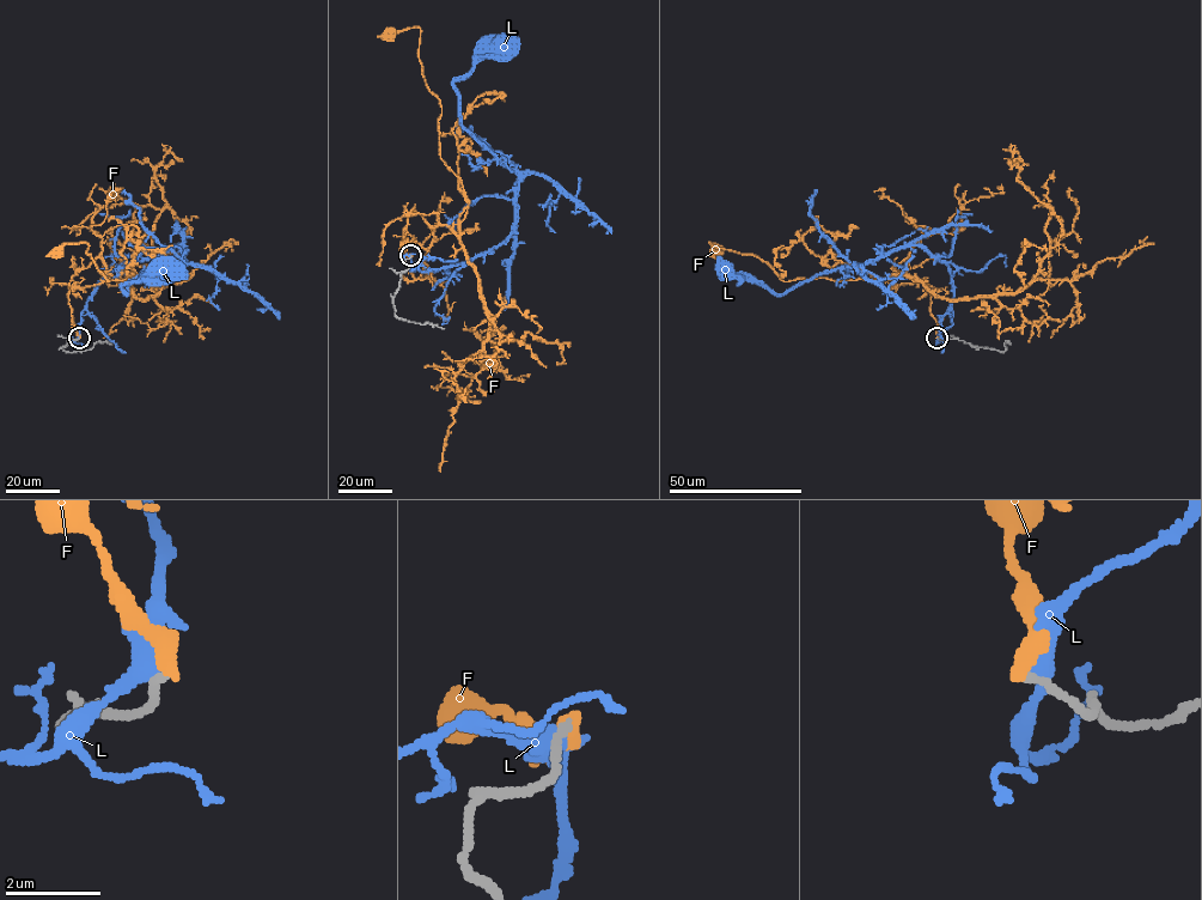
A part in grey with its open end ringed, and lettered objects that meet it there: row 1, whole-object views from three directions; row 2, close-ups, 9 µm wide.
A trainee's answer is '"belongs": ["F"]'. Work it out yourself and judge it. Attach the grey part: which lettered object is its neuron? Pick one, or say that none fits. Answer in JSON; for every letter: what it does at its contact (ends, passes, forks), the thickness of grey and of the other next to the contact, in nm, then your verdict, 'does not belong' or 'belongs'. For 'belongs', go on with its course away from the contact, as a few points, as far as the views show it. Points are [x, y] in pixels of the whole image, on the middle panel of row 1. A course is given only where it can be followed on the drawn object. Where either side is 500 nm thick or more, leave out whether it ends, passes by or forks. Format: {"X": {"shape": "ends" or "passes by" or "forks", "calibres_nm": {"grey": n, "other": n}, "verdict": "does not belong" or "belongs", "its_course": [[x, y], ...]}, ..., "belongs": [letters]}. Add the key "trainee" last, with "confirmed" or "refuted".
{"F": {"shape": "ends", "calibres_nm": {"grey": 180, "other": 360}, "verdict": "does not belong"}, "L": {"shape": "passes by", "calibres_nm": {"grey": 200, "other": 360}, "verdict": "does not belong"}, "belongs": [], "trainee": "refuted"}

